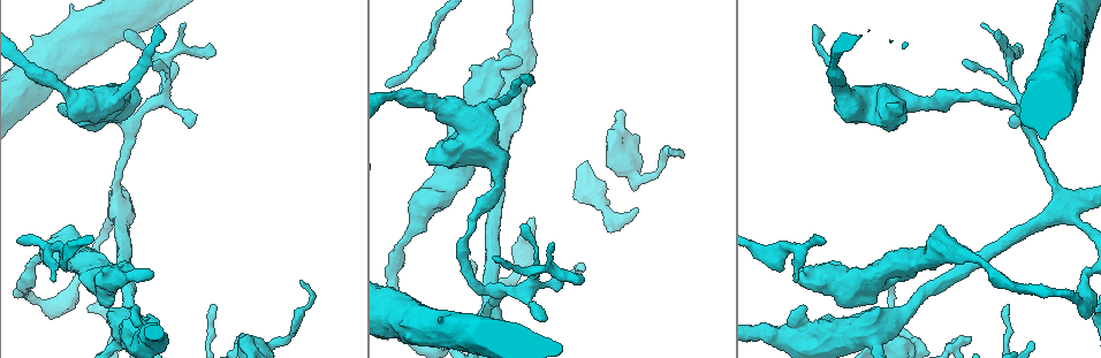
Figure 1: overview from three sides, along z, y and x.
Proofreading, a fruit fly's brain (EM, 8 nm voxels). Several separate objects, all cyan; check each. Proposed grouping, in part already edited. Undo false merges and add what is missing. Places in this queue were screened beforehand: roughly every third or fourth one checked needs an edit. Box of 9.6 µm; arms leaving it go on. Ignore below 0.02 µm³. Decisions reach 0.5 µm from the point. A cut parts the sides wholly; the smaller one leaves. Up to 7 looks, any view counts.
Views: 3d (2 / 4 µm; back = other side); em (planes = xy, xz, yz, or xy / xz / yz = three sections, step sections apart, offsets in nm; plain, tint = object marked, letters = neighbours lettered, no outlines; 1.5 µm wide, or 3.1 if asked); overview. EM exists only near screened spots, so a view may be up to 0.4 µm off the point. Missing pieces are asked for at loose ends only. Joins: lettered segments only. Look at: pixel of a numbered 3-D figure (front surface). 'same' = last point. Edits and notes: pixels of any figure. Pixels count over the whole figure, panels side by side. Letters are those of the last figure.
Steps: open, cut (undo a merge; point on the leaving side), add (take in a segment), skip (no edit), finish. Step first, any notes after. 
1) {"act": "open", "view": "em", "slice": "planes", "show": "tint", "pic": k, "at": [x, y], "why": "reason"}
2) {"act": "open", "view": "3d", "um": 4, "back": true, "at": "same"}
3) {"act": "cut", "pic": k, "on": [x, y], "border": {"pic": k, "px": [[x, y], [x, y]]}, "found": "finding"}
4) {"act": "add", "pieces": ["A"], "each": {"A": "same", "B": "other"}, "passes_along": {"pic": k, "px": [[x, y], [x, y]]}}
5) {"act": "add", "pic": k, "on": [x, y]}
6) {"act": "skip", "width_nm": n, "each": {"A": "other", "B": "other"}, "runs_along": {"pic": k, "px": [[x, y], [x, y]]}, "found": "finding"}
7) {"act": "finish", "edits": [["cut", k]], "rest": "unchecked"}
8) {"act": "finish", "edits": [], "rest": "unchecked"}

{"act": "open", "view": "em", "slice": "planes", "show": "tint", "pic": 1, "at": [650, 179]}

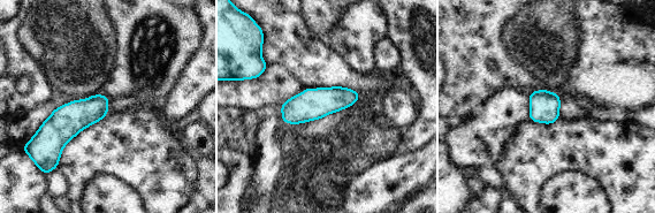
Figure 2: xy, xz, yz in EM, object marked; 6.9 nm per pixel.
{"act": "open", "view": "em", "slice": "planes", "show": "letters", "at": "same"}

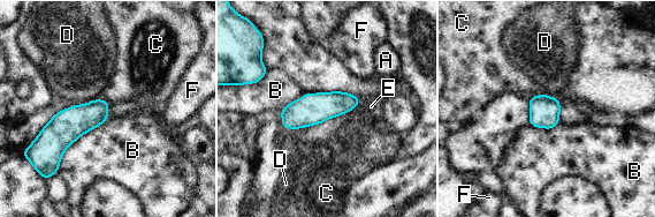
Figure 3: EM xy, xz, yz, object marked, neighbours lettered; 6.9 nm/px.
{"act": "skip", "width_nm": 190, "each": {"A": "other", "B": "other", "C": "other", "D": "other", "E": "other", "F": "other"}, "border": {"pic": 3, "px": [[108, 118], [65, 150], [56, 172]]}, "found": "continuous, no second neuron"}

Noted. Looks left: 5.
{"act": "open", "view": "3d", "um": 2, "pic": 1, "at": [54, 278]}

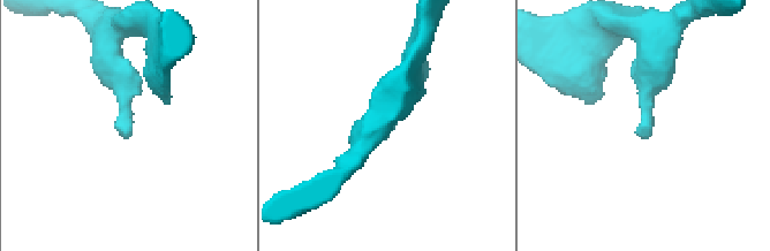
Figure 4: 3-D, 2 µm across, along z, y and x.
{"act": "open", "view": "em", "slice": "planes", "show": "letters", "pic": 4, "at": [639, 132]}

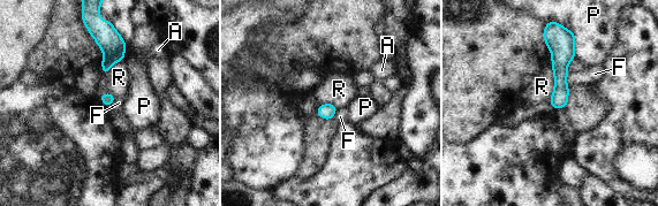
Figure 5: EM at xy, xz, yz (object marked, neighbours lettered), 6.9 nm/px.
{"act": "skip", "longest_contact_nm": ["P", 260], "each": {"A": "other", "F": "other", "P": "other", "R": "other"}, "found": "no lettered segment goes on from it"}

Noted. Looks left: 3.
{"act": "open", "view": "em", "slice": "planes", "show": "plain", "pic": 1, "at": [154, 63], "why": "tapers out"}

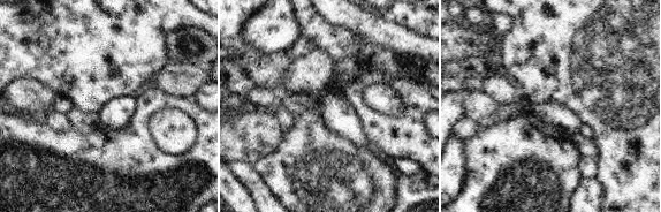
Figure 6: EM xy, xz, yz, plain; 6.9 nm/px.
{"act": "open", "view": "em", "slice": "planes", "show": "letters", "at": "same", "why": "what lies round it"}

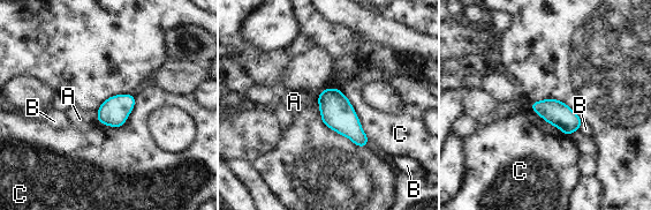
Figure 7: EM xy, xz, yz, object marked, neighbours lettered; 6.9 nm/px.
{"act": "skip", "width_nm": 170, "each": {"A": "other", "B": "other", "C": "other"}, "border": {"pic": 7, "px": [[97, 111], [98, 121]]}, "found": "no lettered segment goes on from it"}

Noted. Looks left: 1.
{"act": "finish", "edits": [], "rest": "unchecked"}

